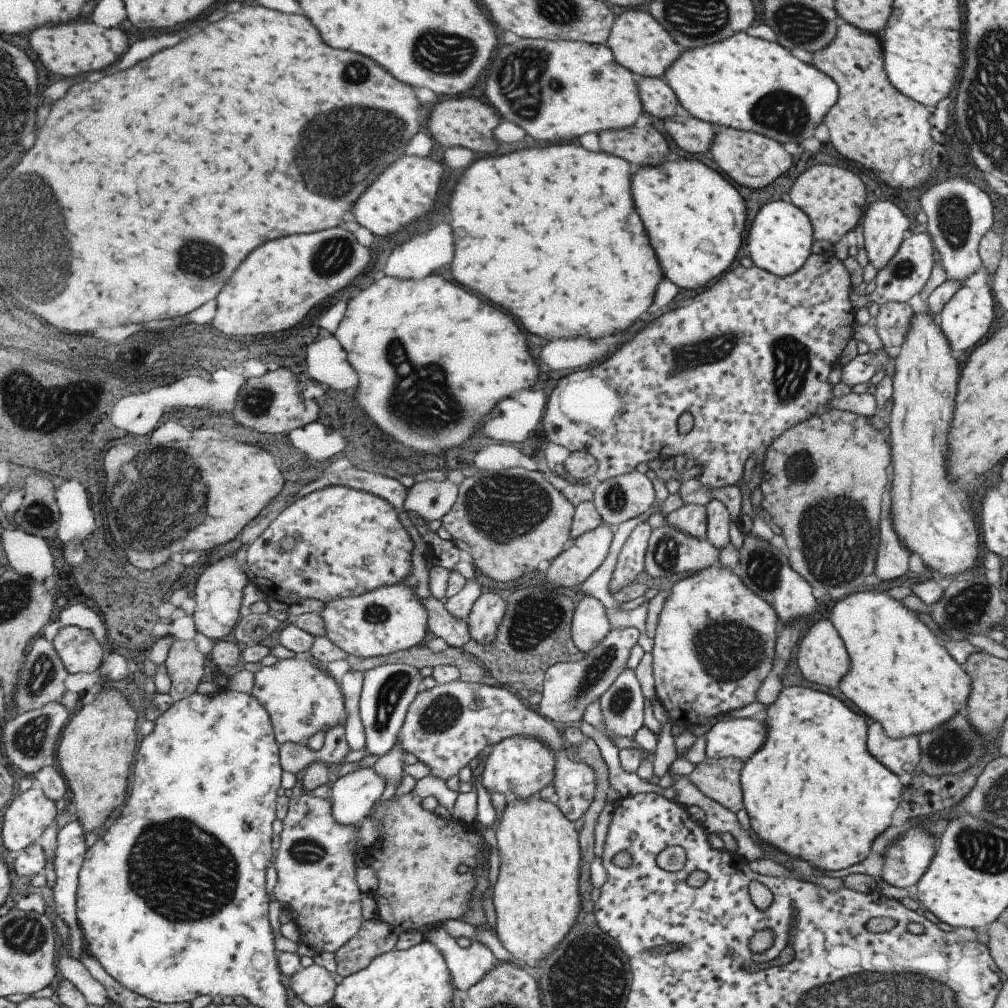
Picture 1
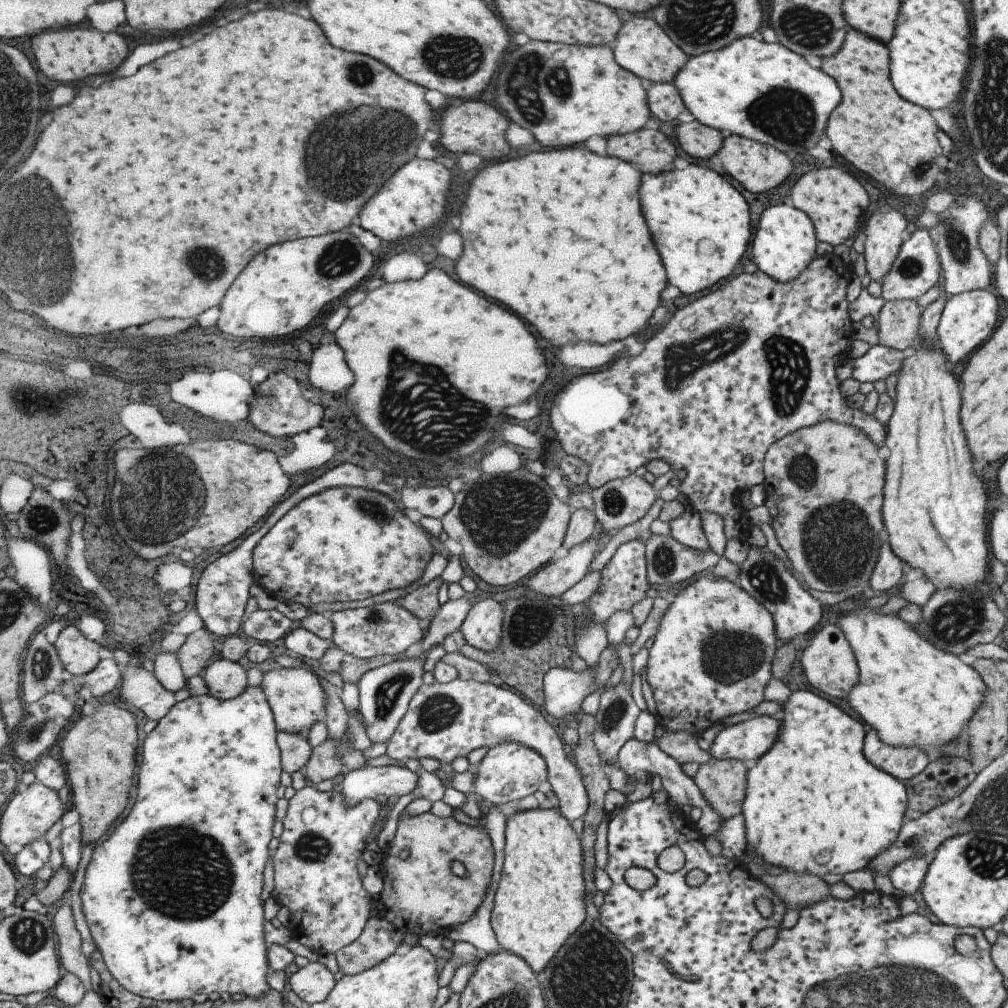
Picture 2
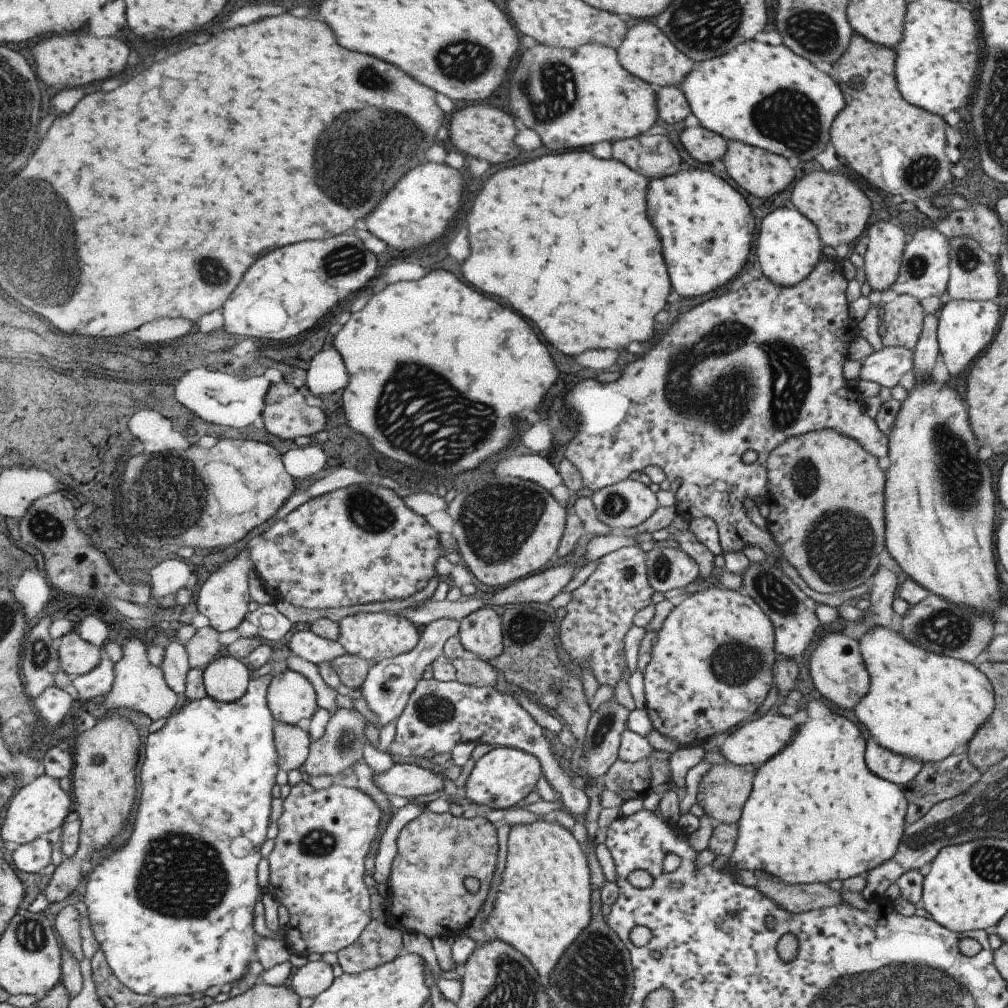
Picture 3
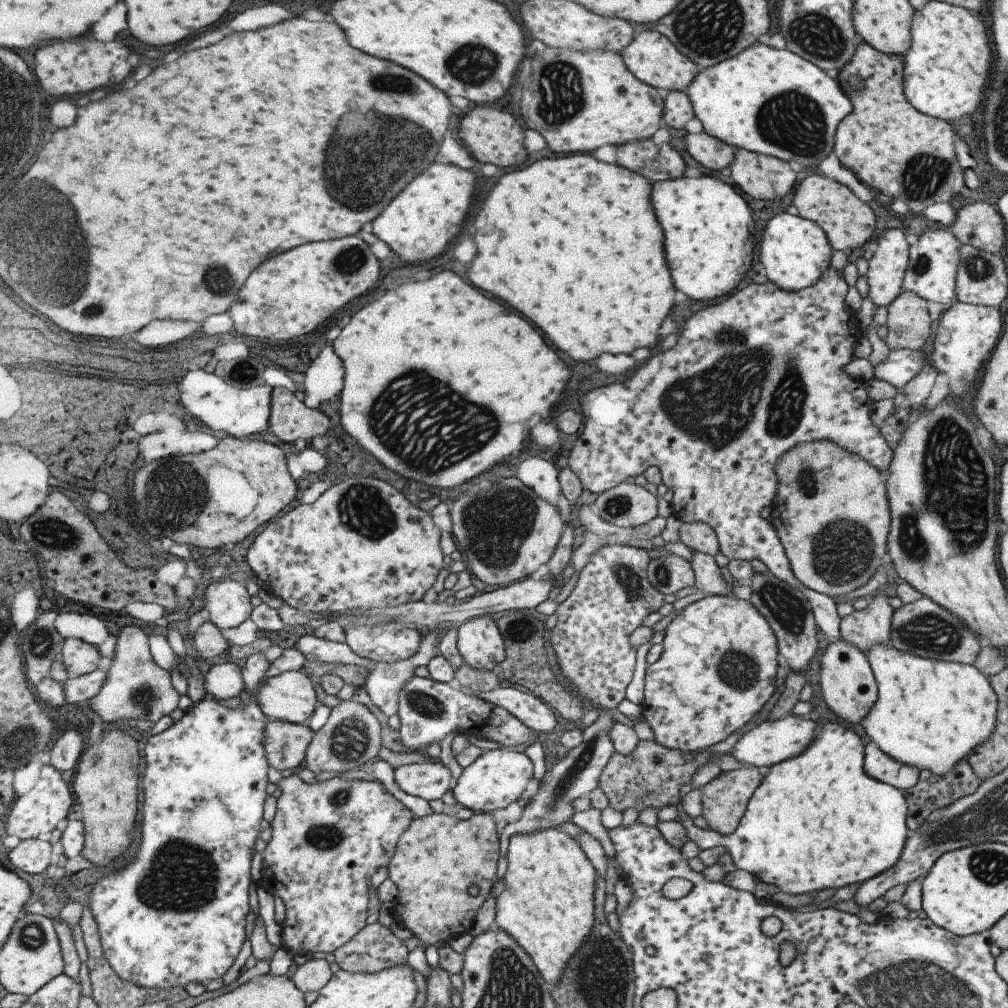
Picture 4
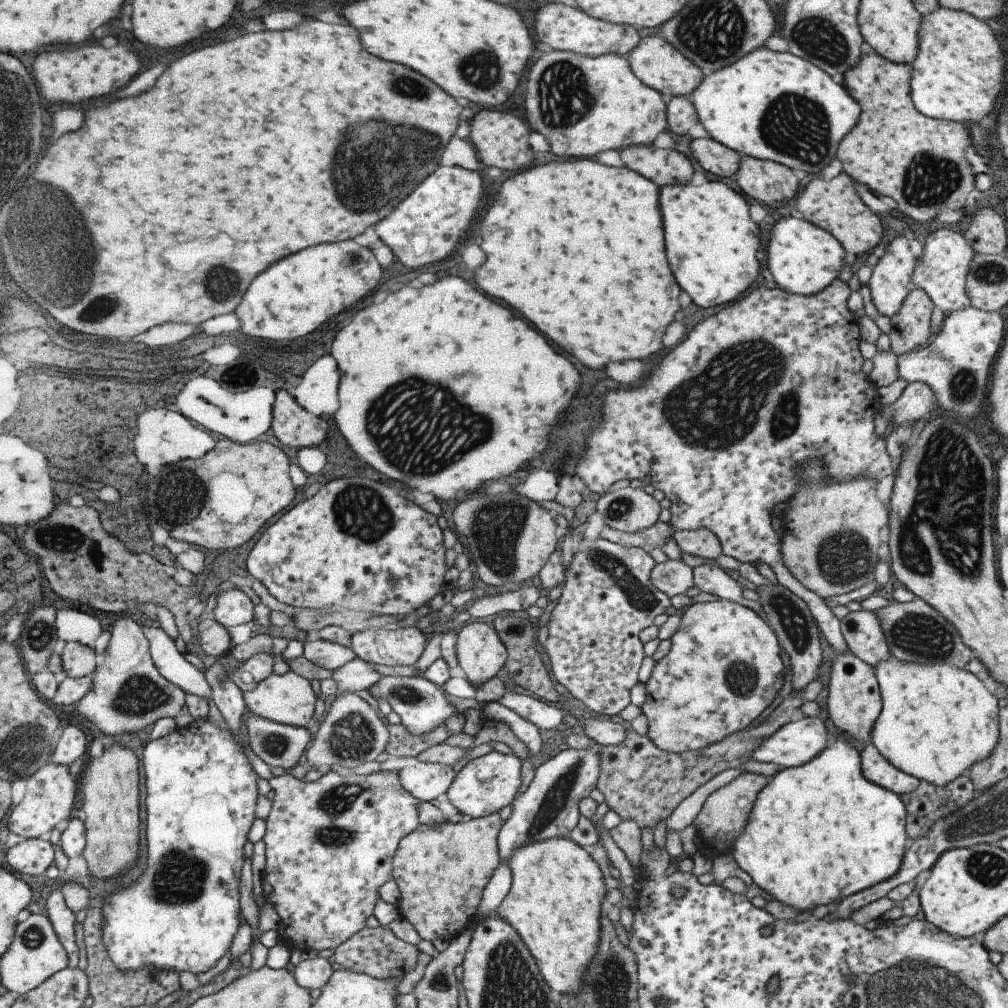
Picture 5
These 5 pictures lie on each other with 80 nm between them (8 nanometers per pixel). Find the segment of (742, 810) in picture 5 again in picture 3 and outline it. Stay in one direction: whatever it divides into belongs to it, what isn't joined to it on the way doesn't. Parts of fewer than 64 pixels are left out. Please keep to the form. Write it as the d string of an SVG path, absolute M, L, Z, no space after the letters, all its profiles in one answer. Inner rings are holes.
M729 761L726 764L712 765L699 782L696 803L703 809L704 814L715 822L720 822L721 825L737 824L742 806L751 792L756 769L756 765L734 765Z

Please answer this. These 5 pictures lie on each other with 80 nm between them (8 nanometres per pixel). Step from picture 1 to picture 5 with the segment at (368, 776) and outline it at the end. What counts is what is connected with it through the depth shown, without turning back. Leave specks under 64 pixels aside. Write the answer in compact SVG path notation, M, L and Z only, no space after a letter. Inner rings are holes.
M427 764L405 767L399 771L403 788L420 801L440 800L447 796L456 773L453 765Z

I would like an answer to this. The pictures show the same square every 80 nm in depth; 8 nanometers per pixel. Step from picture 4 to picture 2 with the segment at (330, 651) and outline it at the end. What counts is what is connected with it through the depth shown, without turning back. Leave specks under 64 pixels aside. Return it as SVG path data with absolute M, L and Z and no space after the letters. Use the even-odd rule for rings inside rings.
M299 628L284 636L285 646L301 656L312 658L318 662L326 655L329 649L336 644L333 639L324 639L310 630Z

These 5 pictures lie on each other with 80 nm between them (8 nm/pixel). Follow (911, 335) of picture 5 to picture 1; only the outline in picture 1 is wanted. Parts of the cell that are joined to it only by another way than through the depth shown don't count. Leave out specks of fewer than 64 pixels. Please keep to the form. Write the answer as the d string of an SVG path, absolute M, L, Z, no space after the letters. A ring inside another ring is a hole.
M907 301L888 302L878 306L877 316L872 324L883 347L902 345L914 314Z

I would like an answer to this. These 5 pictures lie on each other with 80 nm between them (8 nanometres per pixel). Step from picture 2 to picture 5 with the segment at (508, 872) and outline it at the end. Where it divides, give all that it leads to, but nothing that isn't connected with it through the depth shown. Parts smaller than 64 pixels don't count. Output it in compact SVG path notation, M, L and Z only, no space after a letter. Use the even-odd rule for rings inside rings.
M553 837L541 842L531 843L522 847L517 847L510 858L511 882L506 897L501 901L501 904L495 910L494 914L499 915L502 919L505 919L522 938L528 947L529 952L533 958L537 958L537 962L541 962L541 974L545 974L545 980L552 986L555 992L560 994L575 995L581 987L584 985L584 974L588 969L589 963L592 961L593 955L597 952L597 947L600 945L600 914L602 907L606 907L605 900L605 885L603 885L603 877L600 873L599 865L591 858L589 850L584 847L580 847L571 839Z

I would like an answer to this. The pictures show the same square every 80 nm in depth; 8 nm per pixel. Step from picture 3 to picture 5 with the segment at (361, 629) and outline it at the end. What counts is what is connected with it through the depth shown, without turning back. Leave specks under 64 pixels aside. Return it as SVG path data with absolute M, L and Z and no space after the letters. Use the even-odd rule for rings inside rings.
M415 626L370 629L351 636L351 647L358 658L383 666L413 666L427 646L427 638Z

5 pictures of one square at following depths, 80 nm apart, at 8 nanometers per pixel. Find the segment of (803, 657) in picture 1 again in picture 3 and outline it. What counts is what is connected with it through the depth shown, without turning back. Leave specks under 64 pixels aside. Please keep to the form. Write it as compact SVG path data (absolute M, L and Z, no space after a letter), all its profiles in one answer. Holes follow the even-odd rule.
M830 631L821 638L809 657L809 674L817 692L841 710L853 710L869 690L870 678L861 658L857 640L839 631Z

